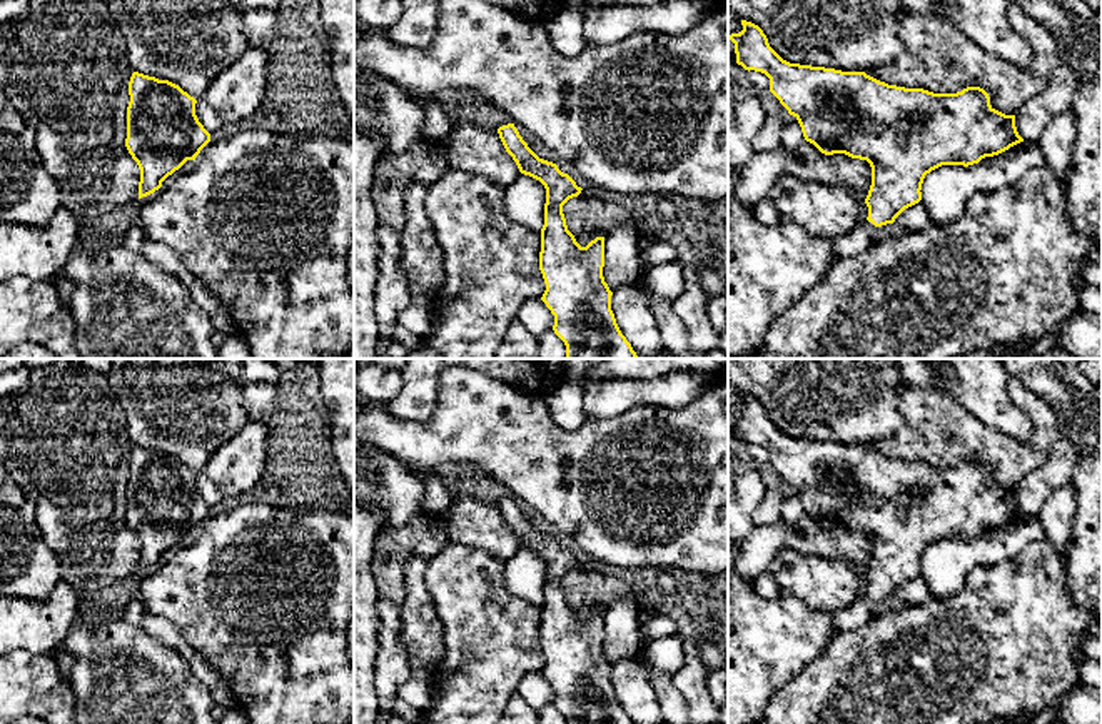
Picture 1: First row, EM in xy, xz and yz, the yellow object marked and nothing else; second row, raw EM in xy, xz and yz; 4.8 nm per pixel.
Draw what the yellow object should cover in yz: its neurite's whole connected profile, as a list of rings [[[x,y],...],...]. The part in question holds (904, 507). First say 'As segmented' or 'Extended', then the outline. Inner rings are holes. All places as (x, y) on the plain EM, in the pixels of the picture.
Extended. [[[746,394],[741,399],[740,407],[728,409],[735,417],[736,437],[770,452],[770,465],[798,494],[805,514],[825,529],[845,527],[872,540],[872,559],[865,572],[868,591],[833,616],[833,636],[865,626],[875,616],[878,601],[893,597],[905,582],[918,577],[923,552],[932,544],[942,539],[968,540],[1024,515],[1015,489],[995,484],[980,460],[933,467],[888,459],[865,445],[790,437],[770,420],[758,399]]]

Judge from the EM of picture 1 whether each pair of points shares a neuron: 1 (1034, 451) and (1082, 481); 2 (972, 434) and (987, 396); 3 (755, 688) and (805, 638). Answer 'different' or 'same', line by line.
1: different
2: different
3: same

